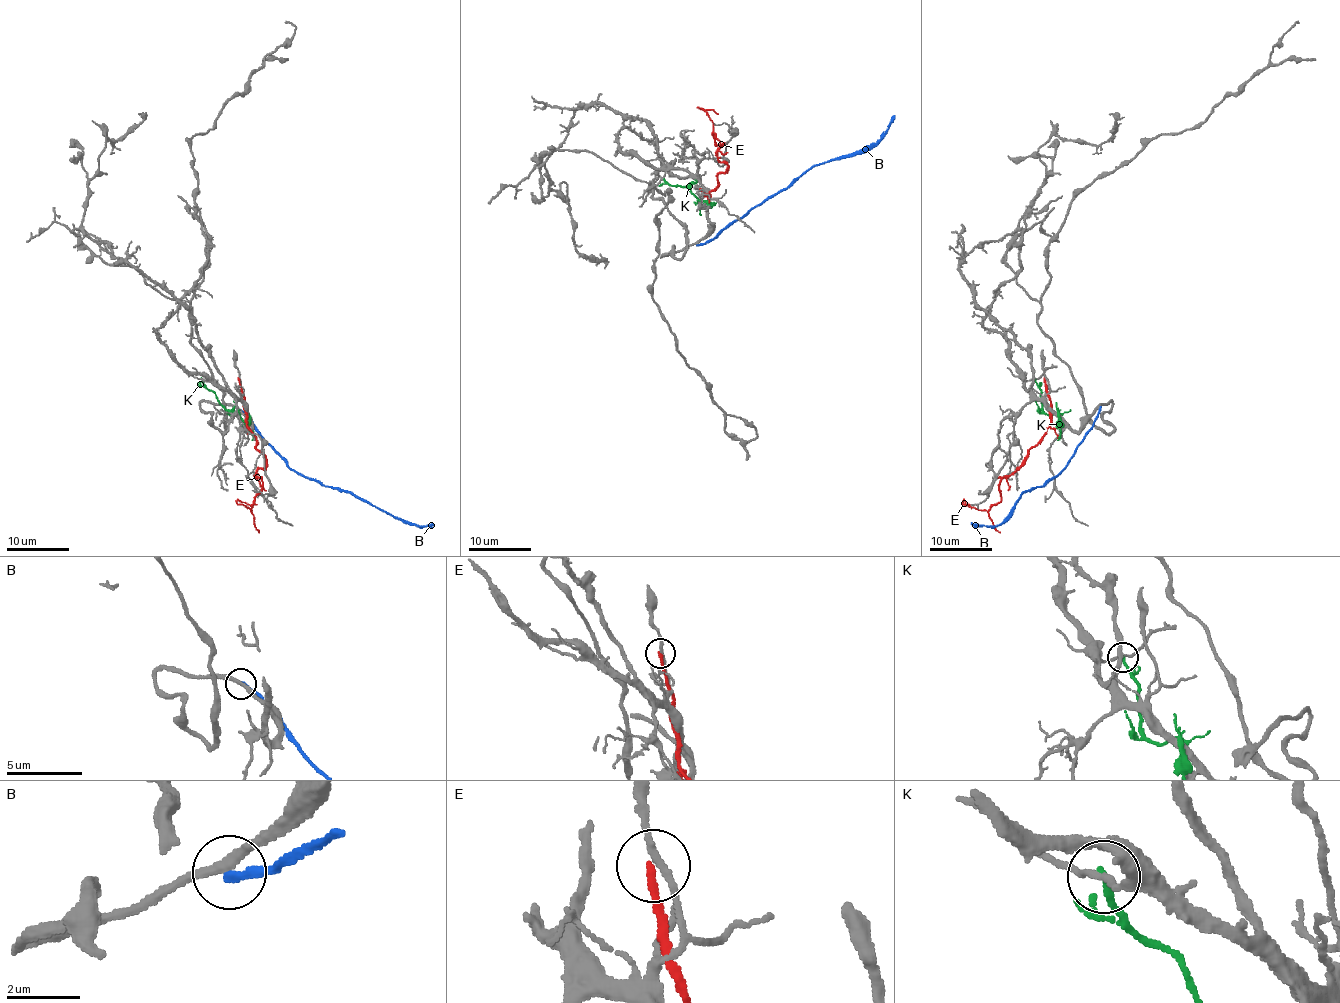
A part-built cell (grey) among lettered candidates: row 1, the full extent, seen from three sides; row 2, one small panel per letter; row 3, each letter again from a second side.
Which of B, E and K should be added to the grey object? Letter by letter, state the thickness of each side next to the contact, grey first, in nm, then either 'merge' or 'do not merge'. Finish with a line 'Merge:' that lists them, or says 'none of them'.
B: 240/200 nm | do not merge
E: 180/190 nm | do not merge
K: 160/200 nm | do not merge
Merge: none of them

